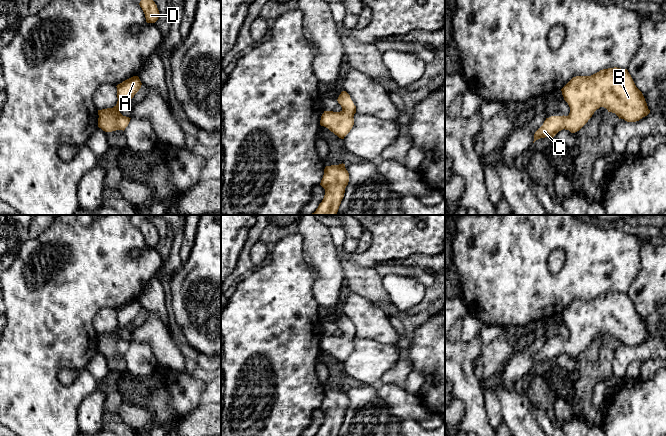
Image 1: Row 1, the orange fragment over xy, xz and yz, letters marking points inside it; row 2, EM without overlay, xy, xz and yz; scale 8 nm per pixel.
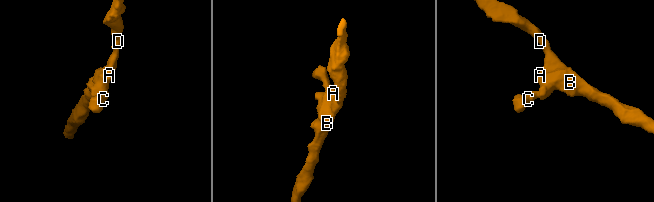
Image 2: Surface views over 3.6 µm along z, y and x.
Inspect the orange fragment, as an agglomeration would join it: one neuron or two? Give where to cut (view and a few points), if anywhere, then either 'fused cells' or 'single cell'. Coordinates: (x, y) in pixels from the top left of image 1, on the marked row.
no cut | single cell

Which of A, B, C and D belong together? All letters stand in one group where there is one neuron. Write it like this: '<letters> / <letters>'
A B C D

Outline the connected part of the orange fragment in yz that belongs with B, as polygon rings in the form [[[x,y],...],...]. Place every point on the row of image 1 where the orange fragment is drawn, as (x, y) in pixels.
[[[614,67],[591,76],[576,76],[561,91],[570,107],[569,115],[546,118],[535,132],[533,143],[540,138],[553,138],[563,129],[579,131],[600,107],[627,122],[639,121],[650,113],[627,69]]]

